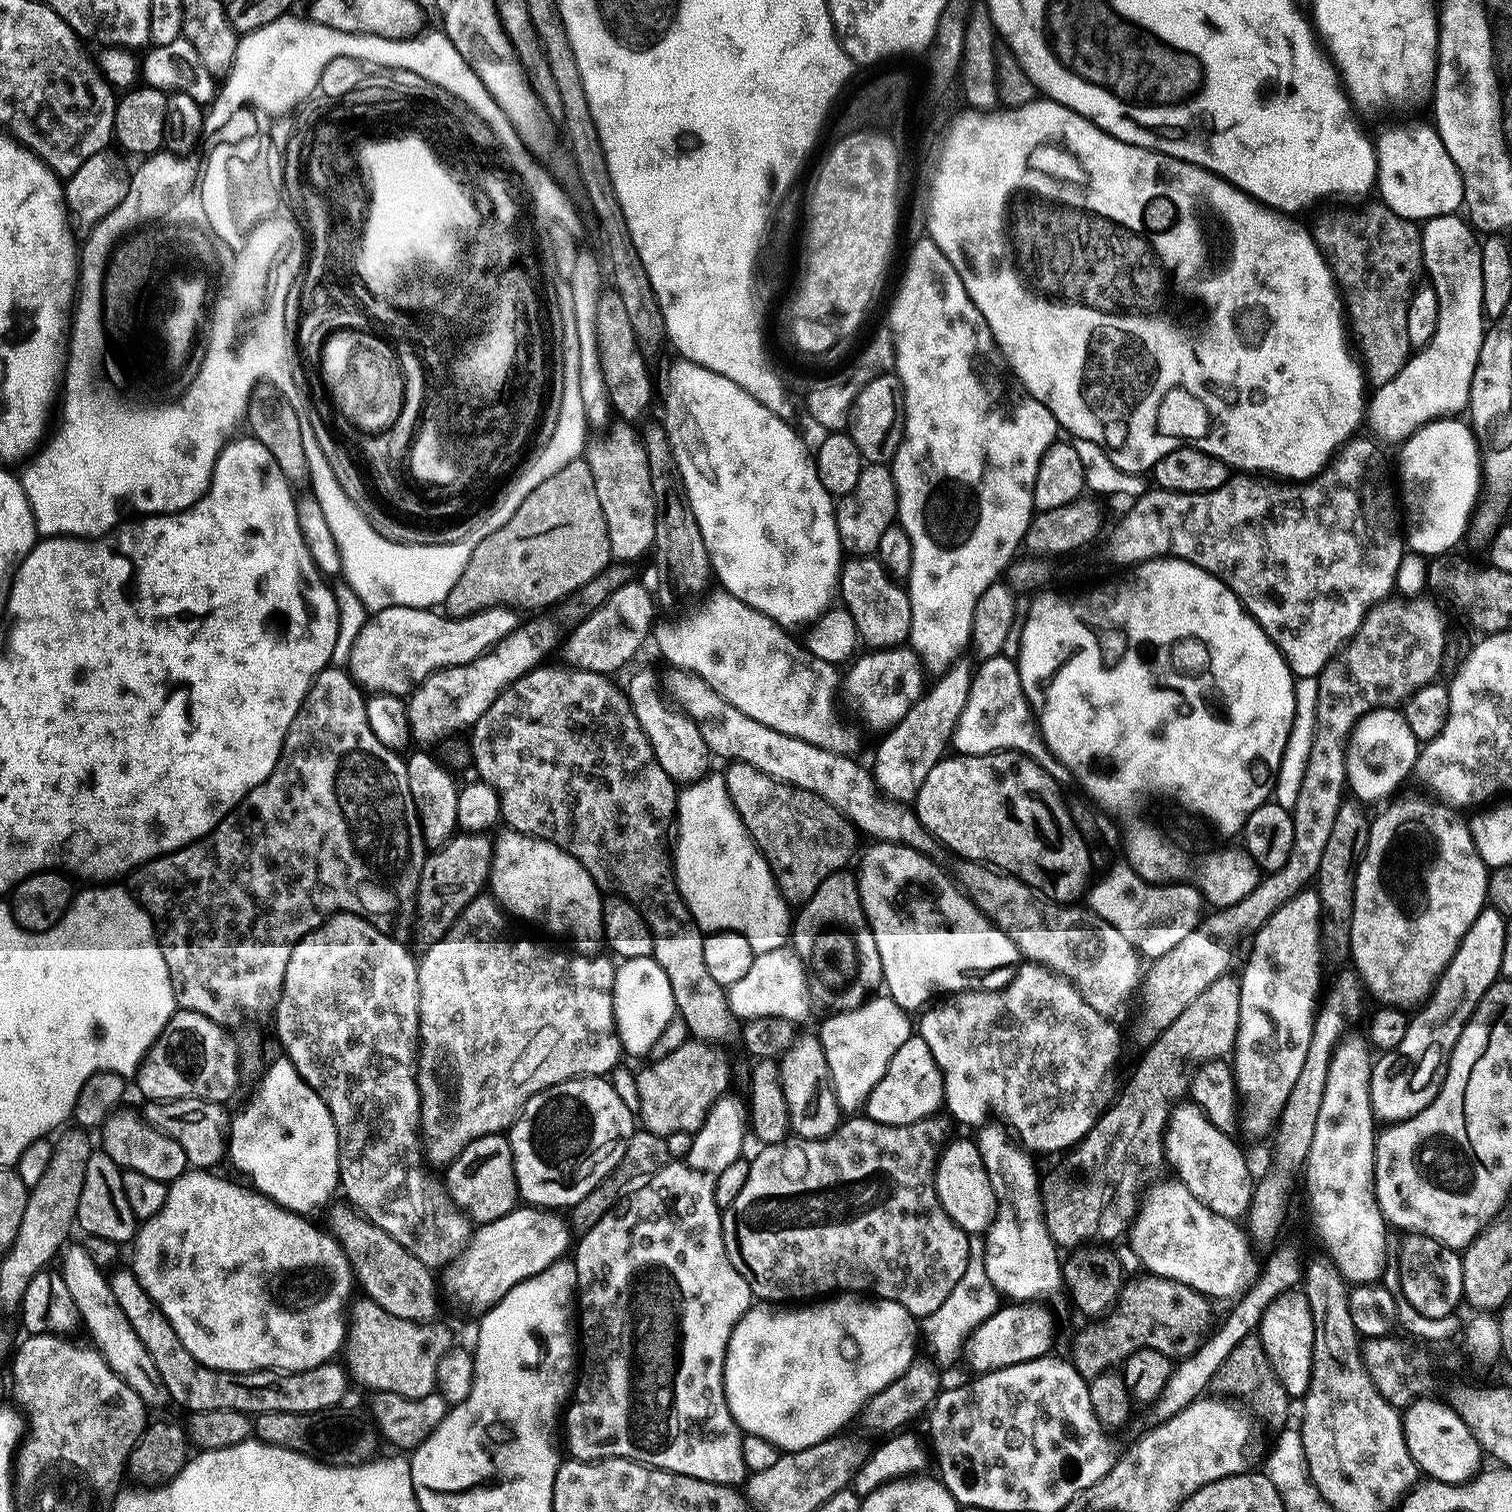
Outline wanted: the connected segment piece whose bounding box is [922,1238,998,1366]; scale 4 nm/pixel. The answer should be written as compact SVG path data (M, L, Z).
M976 1238L971 1241L968 1249L966 1274L962 1274L962 1278L958 1278L958 1286L954 1286L954 1290L950 1290L950 1294L946 1298L946 1302L942 1302L942 1306L938 1306L938 1310L934 1314L923 1317L923 1335L925 1332L929 1340L936 1343L937 1354L935 1353L935 1355L941 1365L952 1366L952 1363L959 1356L962 1356L962 1349L973 1330L983 1320L990 1318L993 1312L997 1311L998 1303L996 1304L996 1299L998 1299L998 1293L988 1277L988 1271L984 1265L984 1246L985 1241L983 1239Z

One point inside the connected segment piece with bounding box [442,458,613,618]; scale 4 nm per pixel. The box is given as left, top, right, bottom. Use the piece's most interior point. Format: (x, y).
(556, 541)

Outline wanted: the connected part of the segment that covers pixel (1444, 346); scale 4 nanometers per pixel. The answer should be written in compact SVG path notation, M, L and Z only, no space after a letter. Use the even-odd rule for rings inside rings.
M1457 213L1429 218L1421 227L1421 255L1427 272L1430 274L1431 289L1437 297L1439 316L1437 329L1430 343L1415 354L1409 355L1404 368L1390 382L1379 385L1376 392L1371 393L1366 404L1366 424L1372 427L1371 435L1377 441L1389 440L1393 446L1414 435L1416 431L1433 420L1455 417L1458 411L1465 409L1465 401L1455 402L1448 397L1450 394L1468 395L1471 388L1471 378L1478 362L1480 350L1486 335L1484 328L1484 295L1482 294L1482 256L1481 241L1473 227Z

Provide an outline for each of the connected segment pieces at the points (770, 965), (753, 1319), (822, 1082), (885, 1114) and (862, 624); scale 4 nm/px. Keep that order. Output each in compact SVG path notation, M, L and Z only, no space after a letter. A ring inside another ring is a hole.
M788 946L778 950L757 953L749 973L727 989L728 1004L737 1019L745 1020L754 1017L786 1017L797 1021L798 1012L806 1004L805 992L808 988L807 967L797 953Z
M836 1294L831 1298L809 1303L807 1306L769 1306L764 1302L757 1303L749 1308L748 1313L733 1326L732 1337L728 1340L728 1349L724 1359L724 1397L730 1414L747 1435L766 1438L784 1452L797 1452L827 1440L829 1436L837 1435L841 1430L847 1429L844 1427L855 1416L857 1419L858 1413L874 1394L878 1394L883 1388L893 1384L912 1365L917 1355L916 1332L918 1336L917 1325L915 1328L912 1324L915 1324L914 1318L898 1302L869 1298L864 1294Z
M797 1035L783 1056L778 1060L782 1095L786 1098L788 1127L799 1139L823 1140L832 1135L842 1120L840 1104L832 1089L832 1079L826 1066L826 1054L822 1050L819 1035Z
M914 1034L902 1046L898 1046L898 1054L886 1066L886 1074L878 1082L871 1095L868 1096L866 1105L867 1119L883 1124L894 1124L903 1126L905 1124L916 1124L919 1120L926 1120L937 1115L936 1111L941 1110L945 1103L944 1097L944 1076L943 1071L939 1068L938 1062L931 1053L929 1046L918 1034Z
M848 558L840 569L838 596L854 618L856 635L872 650L899 648L909 639L912 611L907 591L889 576L876 558Z

